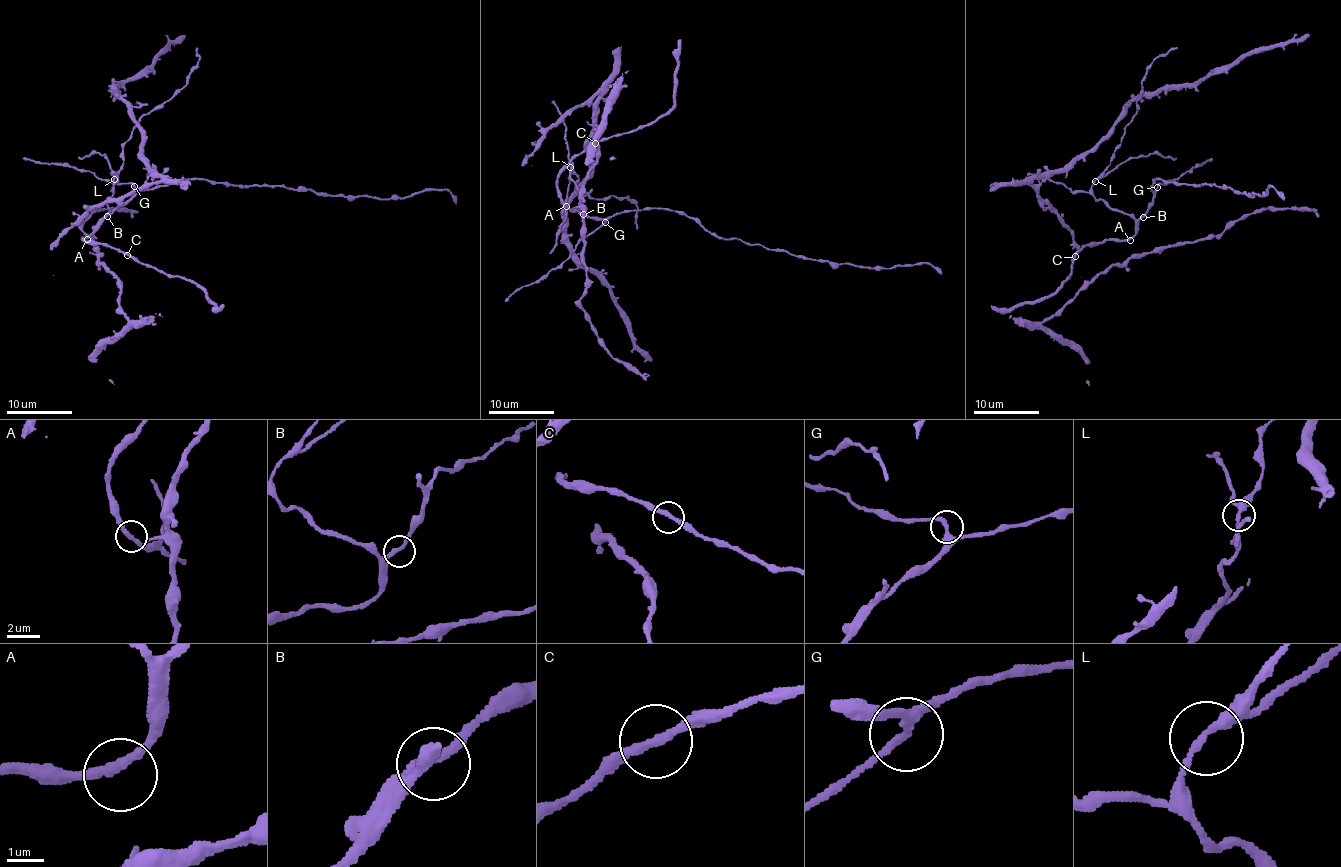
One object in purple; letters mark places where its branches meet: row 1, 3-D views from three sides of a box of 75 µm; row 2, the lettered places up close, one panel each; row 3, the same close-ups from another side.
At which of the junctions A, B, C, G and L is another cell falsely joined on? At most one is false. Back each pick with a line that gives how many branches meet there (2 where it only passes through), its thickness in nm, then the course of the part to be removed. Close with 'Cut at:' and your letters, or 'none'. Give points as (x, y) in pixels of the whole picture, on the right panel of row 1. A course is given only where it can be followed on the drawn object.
Cut at: none

